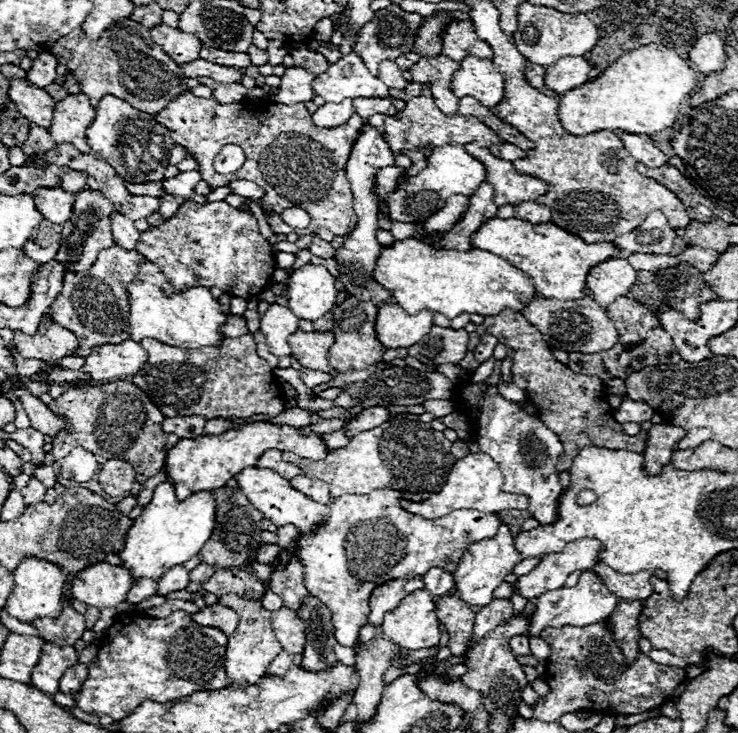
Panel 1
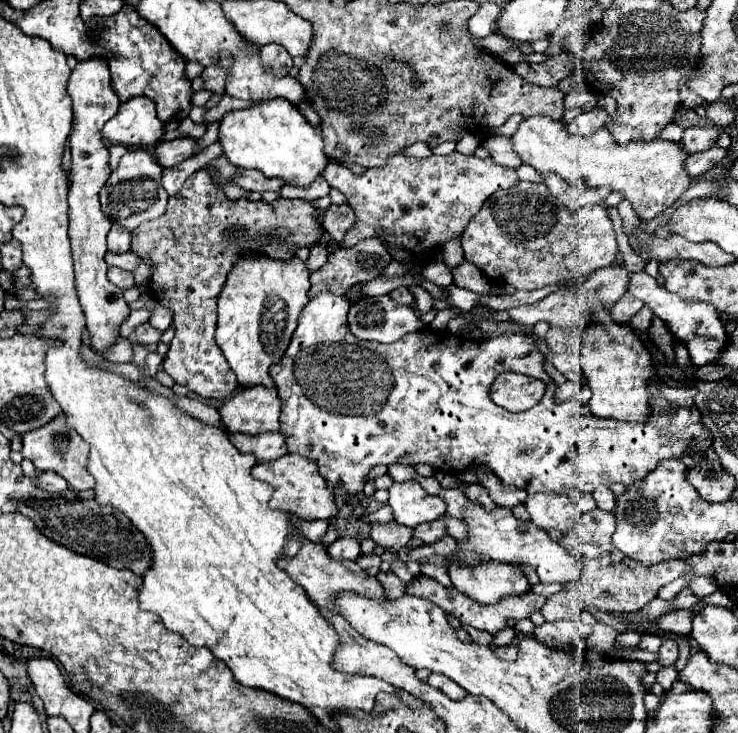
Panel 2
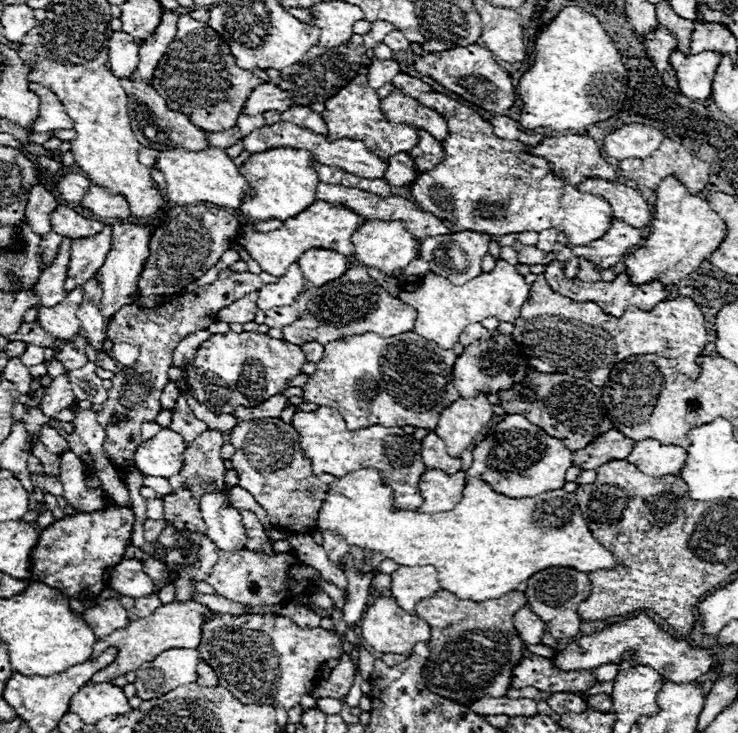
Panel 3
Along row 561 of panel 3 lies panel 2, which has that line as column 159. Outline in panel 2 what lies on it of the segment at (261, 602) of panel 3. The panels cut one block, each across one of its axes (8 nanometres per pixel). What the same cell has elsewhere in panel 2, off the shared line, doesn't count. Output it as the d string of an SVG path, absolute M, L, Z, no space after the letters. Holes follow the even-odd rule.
M206 170L194 172L184 182L182 190L176 196L170 196L168 208L160 218L152 222L144 222L134 230L134 242L132 242L134 254L138 254L140 258L156 266L150 280L150 290L154 298L174 312L172 324L176 328L176 336L172 338L170 350L164 358L164 370L178 384L184 384L186 388L190 388L202 398L216 398L216 400L228 398L238 388L238 384L220 346L214 340L214 328L218 320L216 302L218 302L220 290L224 288L226 276L230 274L238 258L268 256L268 258L288 262L292 256L298 254L300 248L312 248L320 244L322 238L324 238L322 222L316 218L316 208L308 200L278 198L270 204L250 202L246 198L228 200L222 194L218 194L218 184L208 176Z

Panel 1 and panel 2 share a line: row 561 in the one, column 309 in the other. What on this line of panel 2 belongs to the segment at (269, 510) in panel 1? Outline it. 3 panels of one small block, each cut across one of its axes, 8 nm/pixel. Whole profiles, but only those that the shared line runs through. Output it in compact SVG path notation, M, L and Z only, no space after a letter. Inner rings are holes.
M336 294L314 296L298 318L298 328L292 334L290 346L280 360L270 368L276 382L282 412L280 432L286 438L288 454L300 454L314 460L320 476L328 482L330 490L344 490L348 494L362 492L366 476L374 466L404 464L416 468L418 464L430 464L436 470L464 470L470 466L486 466L504 484L532 492L568 494L572 488L590 494L600 484L632 482L644 478L662 460L680 458L682 454L708 450L712 434L704 428L700 412L692 408L674 408L660 390L660 378L648 382L652 394L650 418L644 422L620 422L596 418L588 406L576 398L562 404L554 402L556 384L544 372L544 354L538 350L536 340L524 334L504 334L492 340L466 340L450 336L448 332L422 330L408 334L392 344L364 342L350 334L346 314L350 300ZM500 372L520 372L536 376L546 384L544 398L528 412L506 412L492 404L488 390Z

